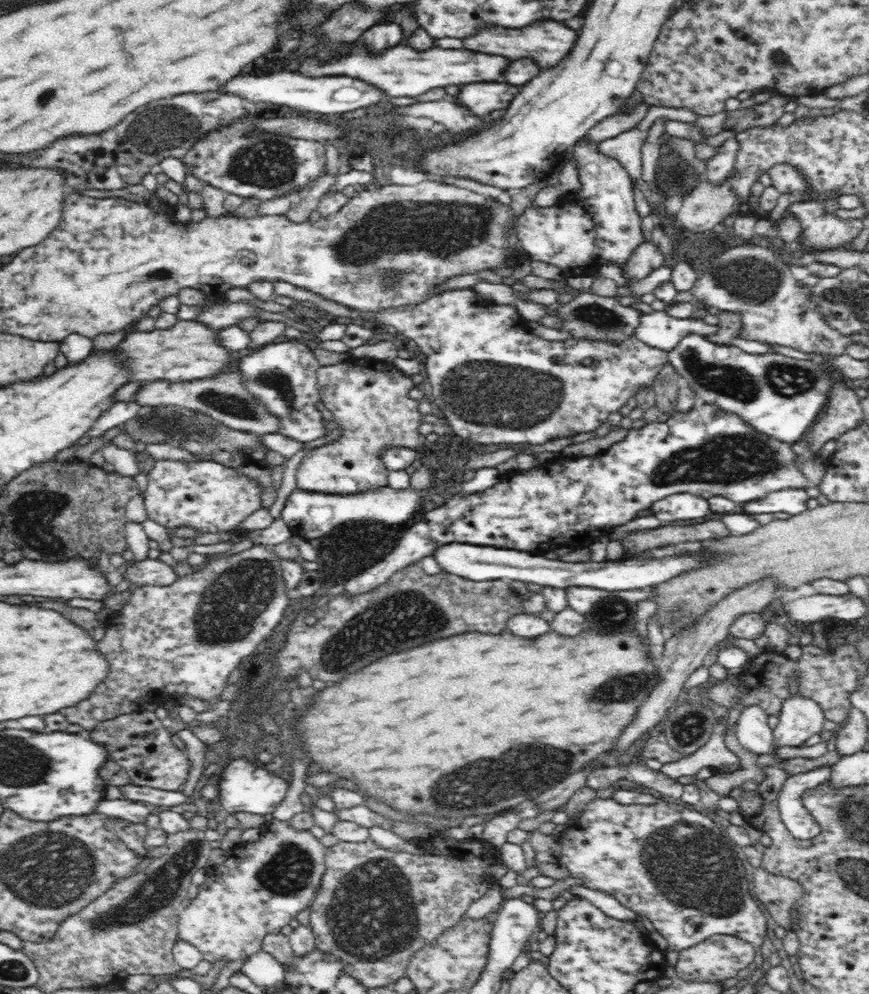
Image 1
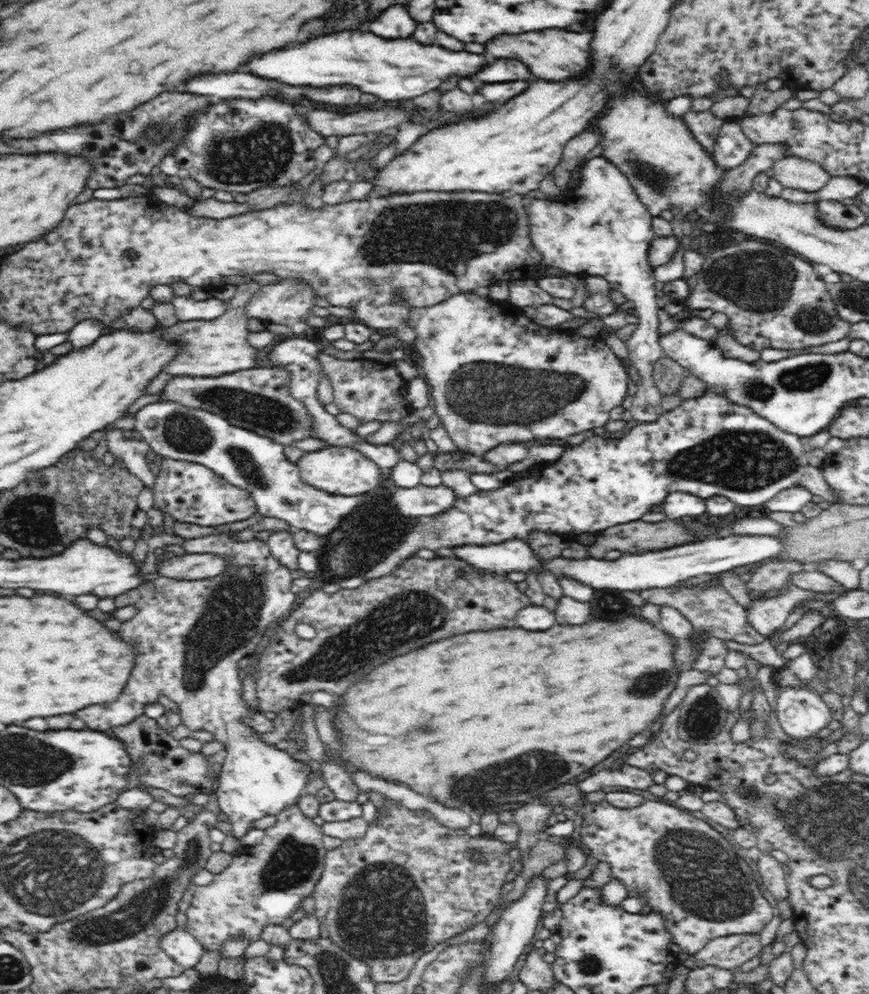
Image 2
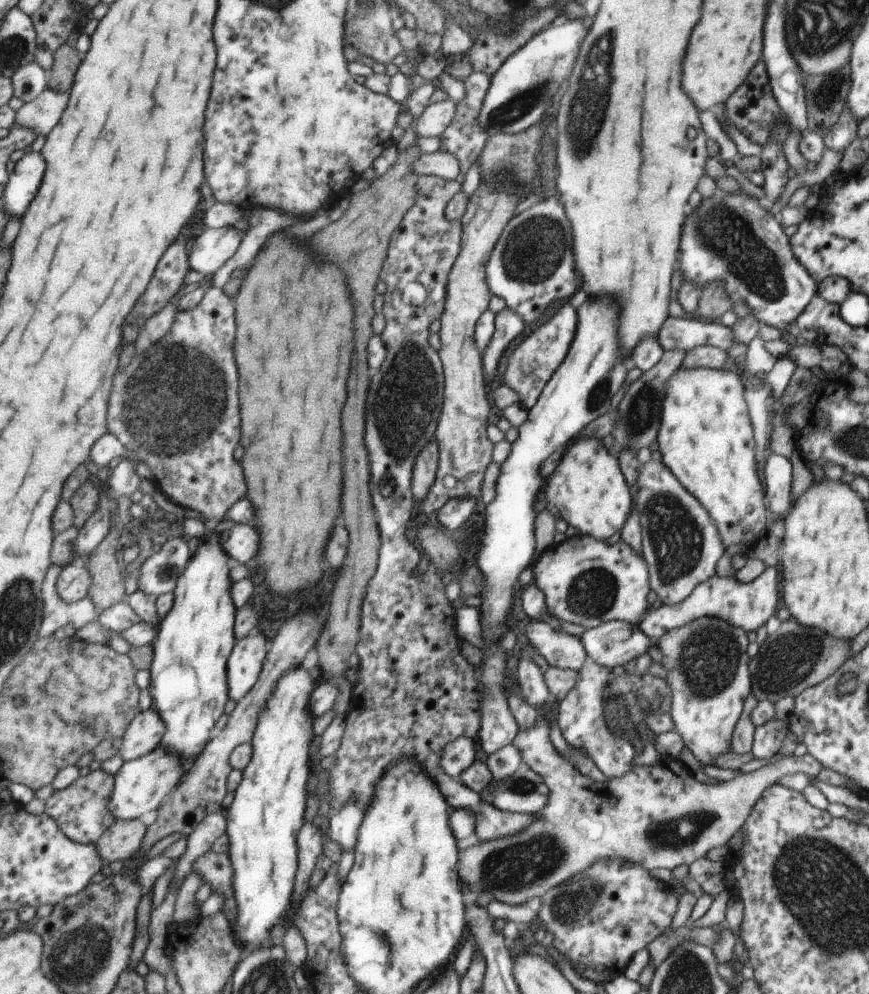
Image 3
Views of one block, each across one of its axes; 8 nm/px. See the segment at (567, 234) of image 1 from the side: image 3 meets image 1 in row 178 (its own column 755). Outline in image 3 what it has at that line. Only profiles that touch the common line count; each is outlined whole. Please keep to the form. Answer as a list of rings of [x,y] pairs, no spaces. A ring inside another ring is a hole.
[[[766,567],[755,580],[748,584],[741,584],[735,577],[711,576],[704,582],[699,582],[687,594],[679,604],[673,606],[662,606],[650,612],[638,624],[639,630],[645,634],[649,640],[659,640],[663,634],[669,630],[680,628],[683,624],[688,624],[691,620],[703,618],[703,616],[713,616],[719,620],[729,622],[735,628],[741,628],[744,632],[753,632],[765,620],[775,612],[777,608],[777,572],[773,572],[772,567]]]

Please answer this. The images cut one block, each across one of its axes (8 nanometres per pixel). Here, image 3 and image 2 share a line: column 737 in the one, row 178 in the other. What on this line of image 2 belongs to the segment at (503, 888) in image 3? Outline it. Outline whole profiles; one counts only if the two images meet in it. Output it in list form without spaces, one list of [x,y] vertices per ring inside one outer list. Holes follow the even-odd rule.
[[[788,156],[776,160],[772,166],[773,178],[784,188],[794,188],[804,192],[816,192],[832,178],[819,163],[811,159]]]

